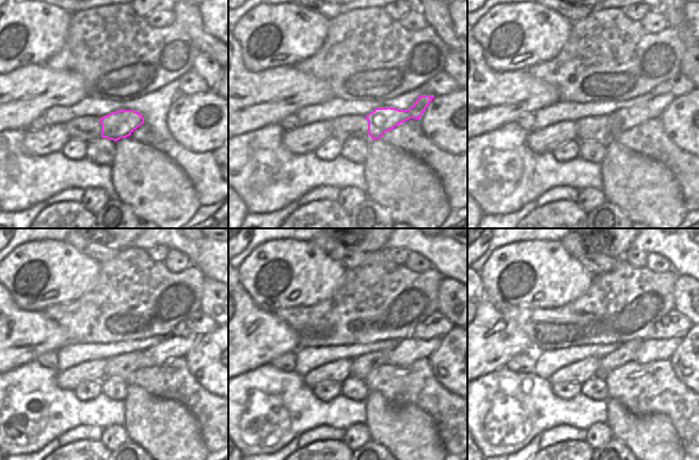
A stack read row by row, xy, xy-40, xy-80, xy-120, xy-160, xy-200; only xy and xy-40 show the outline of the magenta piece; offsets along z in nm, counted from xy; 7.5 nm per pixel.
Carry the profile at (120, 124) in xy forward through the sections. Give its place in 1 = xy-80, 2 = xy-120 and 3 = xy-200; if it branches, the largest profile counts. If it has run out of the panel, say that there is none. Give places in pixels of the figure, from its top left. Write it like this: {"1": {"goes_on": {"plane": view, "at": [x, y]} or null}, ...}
{"1": {"goes_on": {"plane": "xy-80", "at": [624, 119]}}, "2": {"goes_on": {"plane": "xy-120", "at": [172, 347]}}, "3": {"goes_on": {"plane": "xy-200", "at": [650, 350]}}}

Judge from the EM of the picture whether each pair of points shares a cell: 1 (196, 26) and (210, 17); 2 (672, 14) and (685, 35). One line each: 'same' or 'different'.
1: different
2: same

